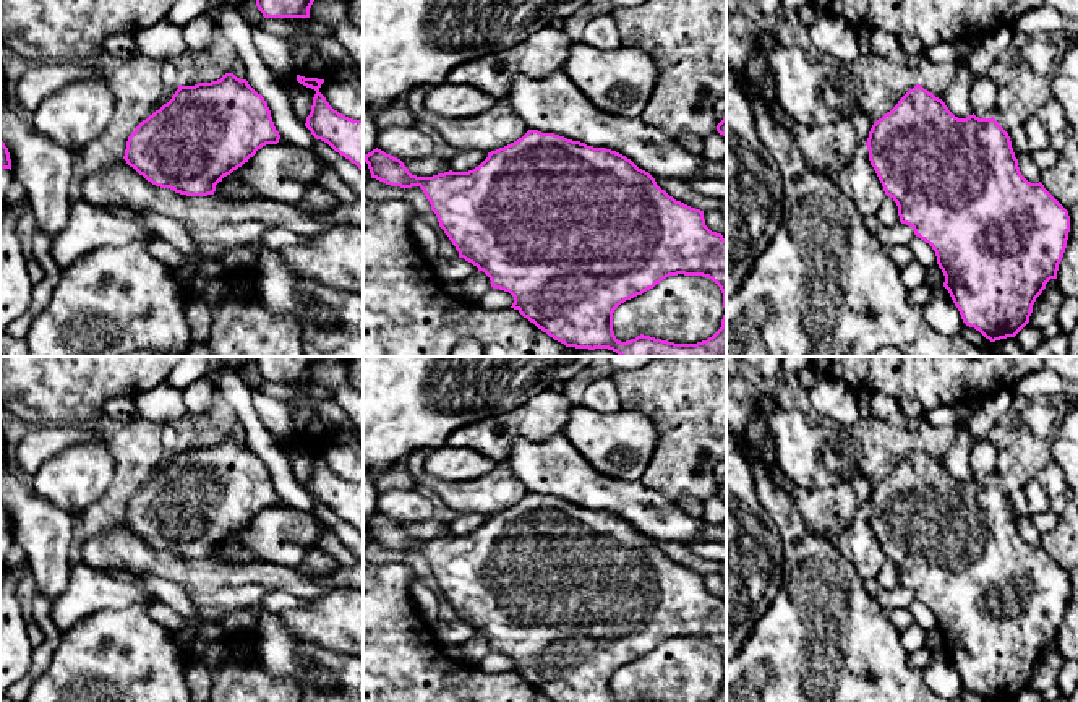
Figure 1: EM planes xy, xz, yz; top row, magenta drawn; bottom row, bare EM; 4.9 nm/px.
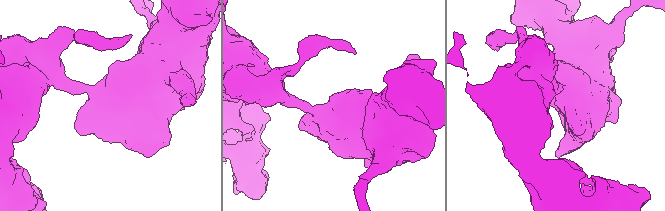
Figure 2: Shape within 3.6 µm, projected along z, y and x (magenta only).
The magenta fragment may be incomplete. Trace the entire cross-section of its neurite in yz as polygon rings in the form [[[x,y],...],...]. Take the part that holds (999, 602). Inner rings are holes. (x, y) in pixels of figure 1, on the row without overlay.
[[[916,447],[872,488],[866,509],[885,558],[898,569],[900,585],[909,589],[935,614],[945,639],[943,650],[963,686],[986,702],[1015,700],[1029,686],[1033,668],[1046,647],[1057,642],[1070,579],[1041,545],[1031,546],[1021,538],[1008,496],[994,480],[955,480],[942,462]]]

